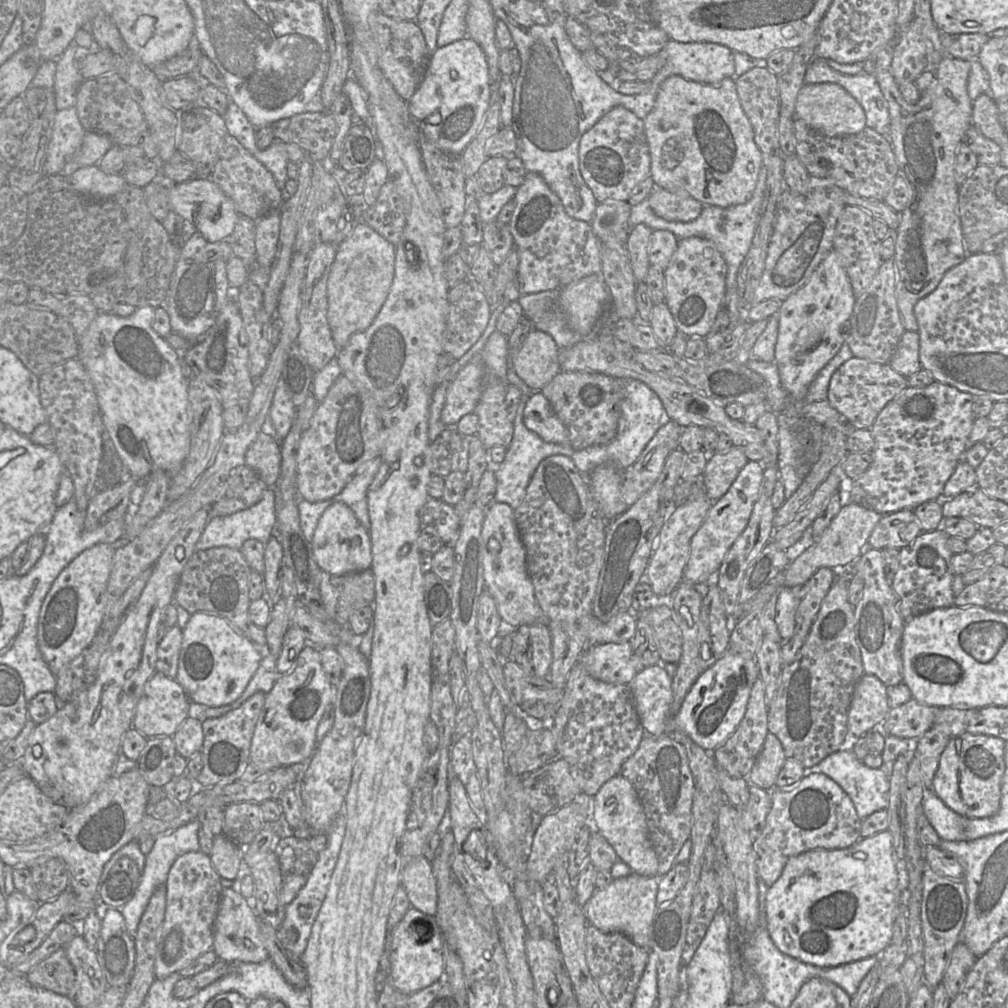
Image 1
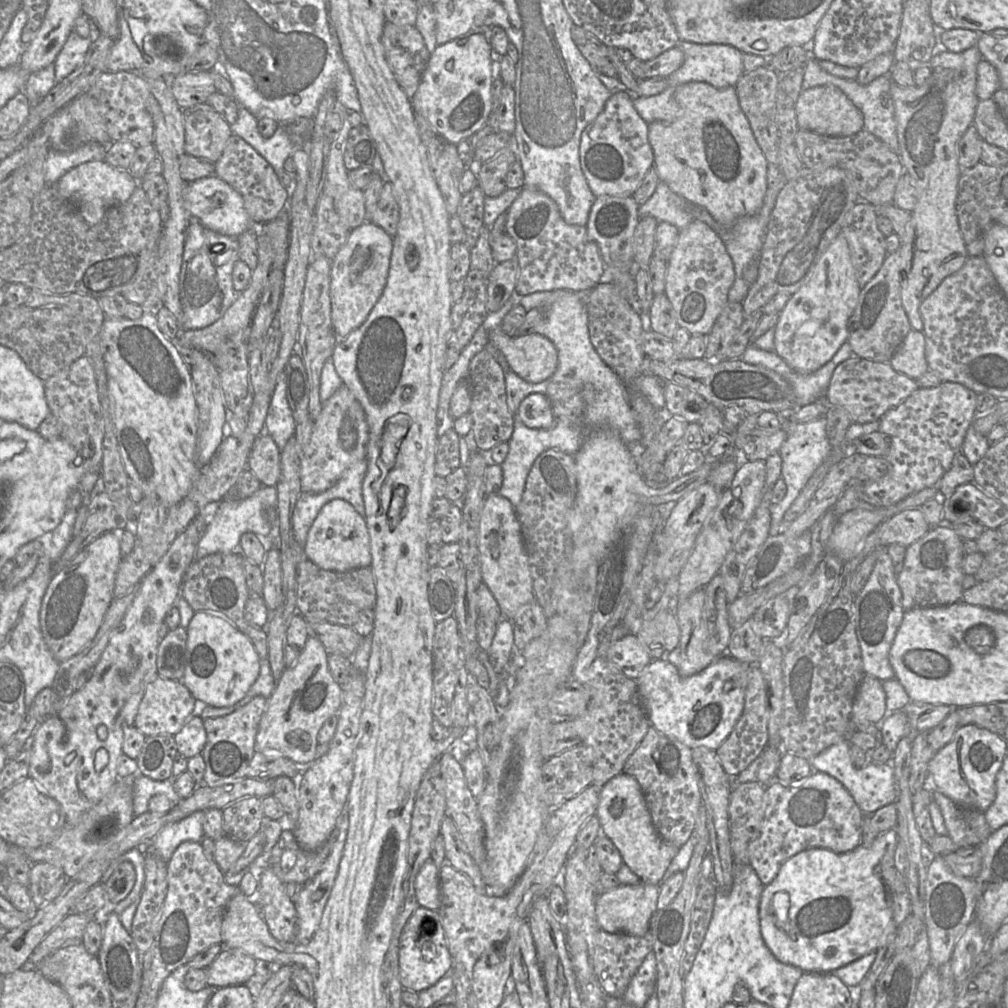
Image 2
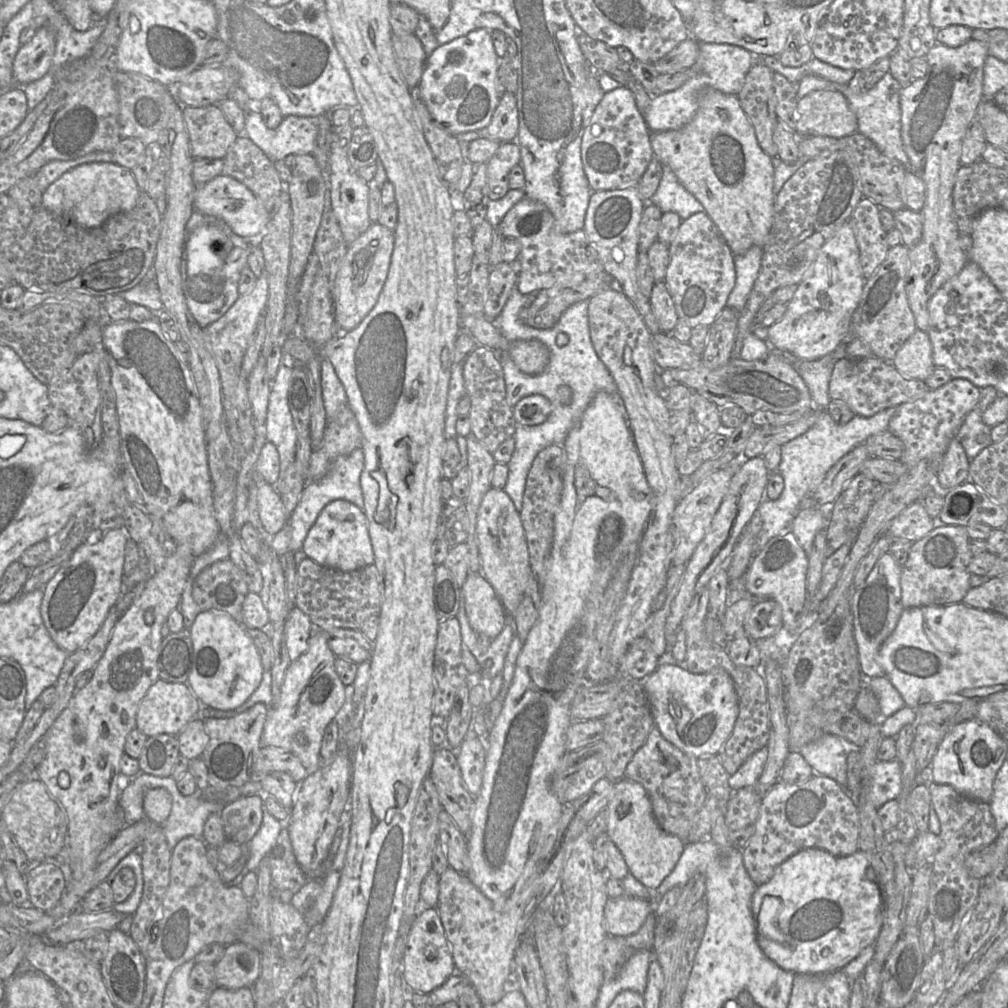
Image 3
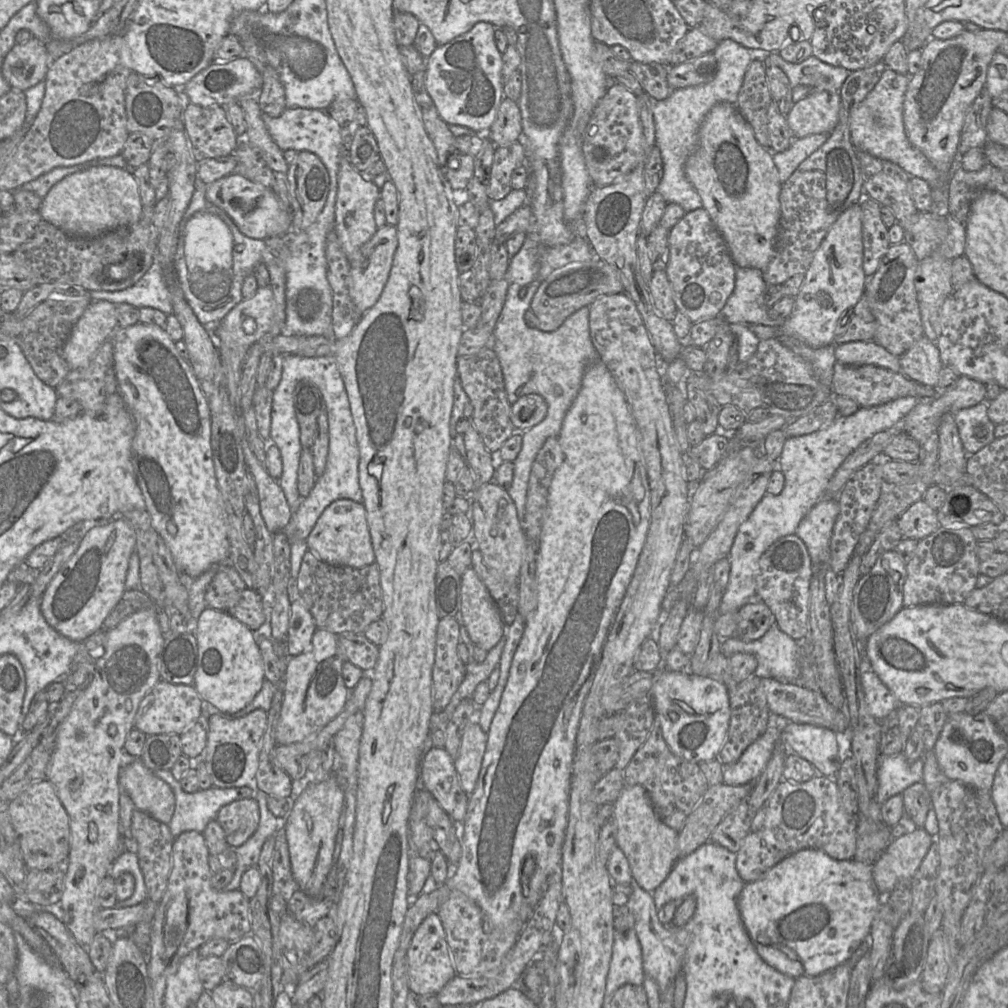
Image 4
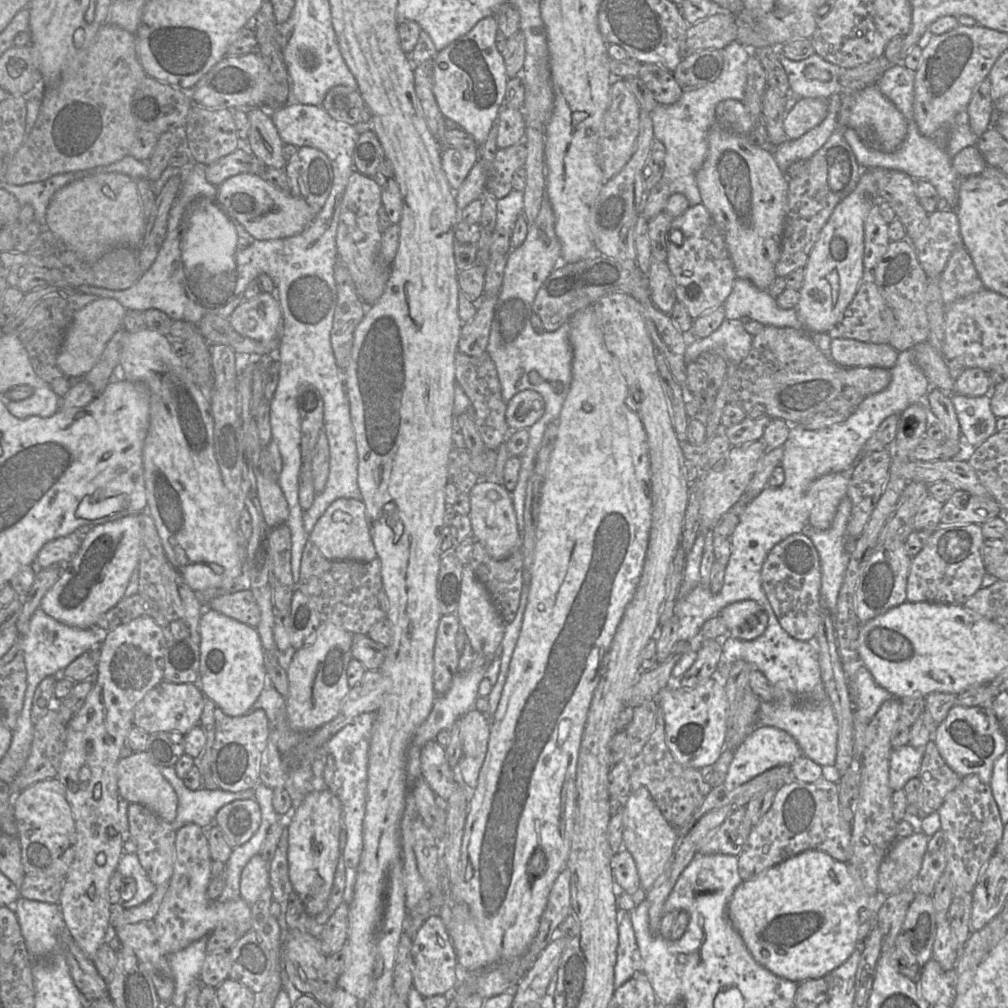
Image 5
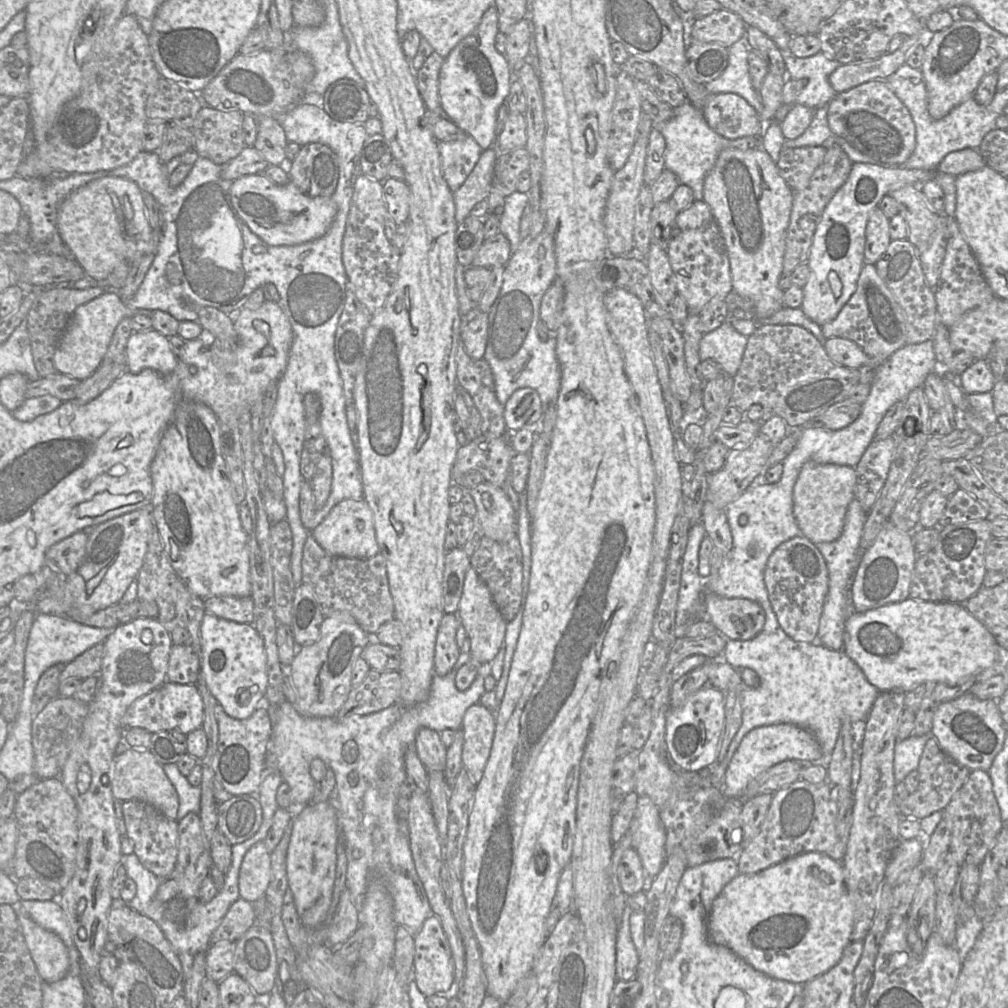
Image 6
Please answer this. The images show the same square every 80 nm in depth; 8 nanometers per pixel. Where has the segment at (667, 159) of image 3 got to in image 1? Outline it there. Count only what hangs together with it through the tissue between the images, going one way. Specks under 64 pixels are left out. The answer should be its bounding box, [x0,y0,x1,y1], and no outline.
[644,75,763,208]

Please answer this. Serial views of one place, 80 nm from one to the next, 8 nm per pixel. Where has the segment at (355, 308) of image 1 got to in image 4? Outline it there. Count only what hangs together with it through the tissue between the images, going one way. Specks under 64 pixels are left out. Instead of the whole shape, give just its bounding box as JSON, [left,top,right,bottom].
[347,224,397,314]

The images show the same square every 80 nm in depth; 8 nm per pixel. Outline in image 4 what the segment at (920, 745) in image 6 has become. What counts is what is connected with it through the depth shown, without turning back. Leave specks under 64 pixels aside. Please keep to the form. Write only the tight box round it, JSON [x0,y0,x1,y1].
[877,753,923,805]

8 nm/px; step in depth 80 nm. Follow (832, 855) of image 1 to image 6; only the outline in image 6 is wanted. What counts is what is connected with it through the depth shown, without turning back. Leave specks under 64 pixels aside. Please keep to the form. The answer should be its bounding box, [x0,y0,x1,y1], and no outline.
[707,851,854,984]

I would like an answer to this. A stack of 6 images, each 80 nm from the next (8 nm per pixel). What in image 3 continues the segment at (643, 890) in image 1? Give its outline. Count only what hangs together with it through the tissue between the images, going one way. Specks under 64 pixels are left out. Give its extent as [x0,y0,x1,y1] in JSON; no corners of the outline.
[604,895,654,936]

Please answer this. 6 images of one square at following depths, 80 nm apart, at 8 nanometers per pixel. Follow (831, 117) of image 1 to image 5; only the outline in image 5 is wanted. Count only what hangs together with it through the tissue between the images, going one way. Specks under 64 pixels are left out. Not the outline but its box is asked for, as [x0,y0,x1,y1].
[783,98,828,140]

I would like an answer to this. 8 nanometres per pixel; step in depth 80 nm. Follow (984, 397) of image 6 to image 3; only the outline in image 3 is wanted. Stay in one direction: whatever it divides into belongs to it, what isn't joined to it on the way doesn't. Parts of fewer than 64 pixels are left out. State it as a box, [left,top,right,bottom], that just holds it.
[956,407,993,460]

